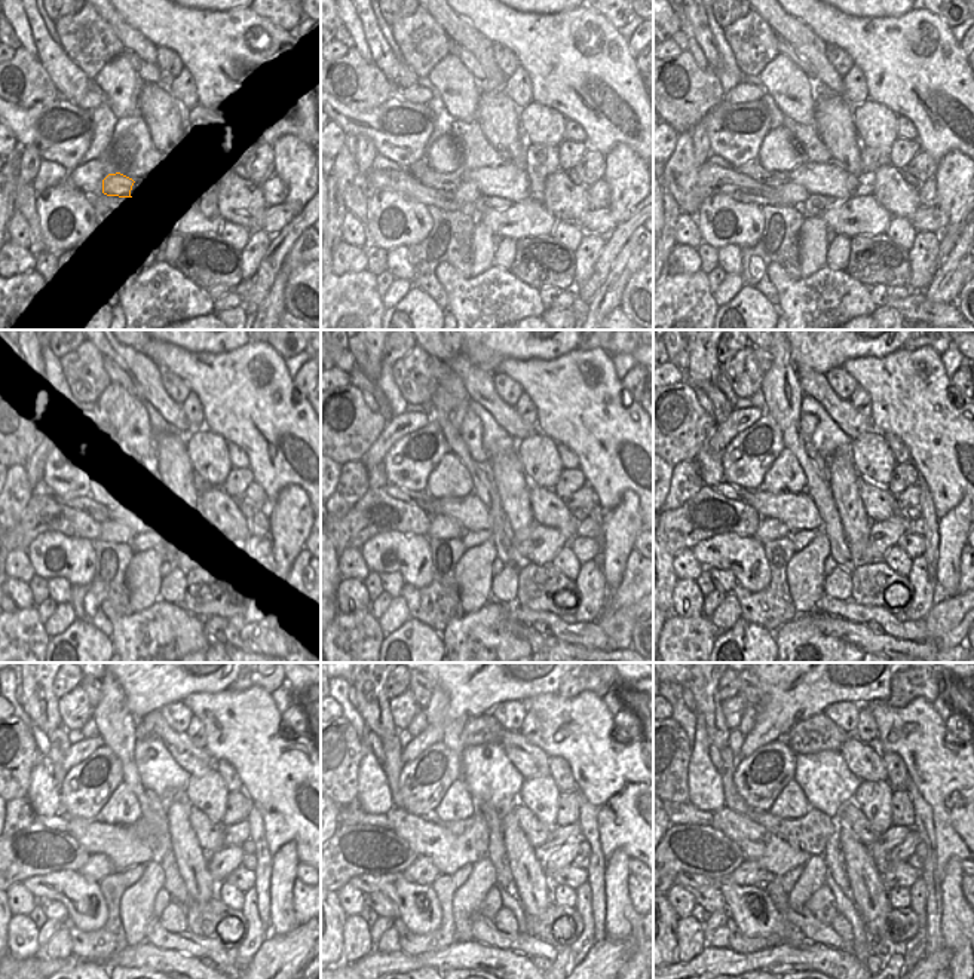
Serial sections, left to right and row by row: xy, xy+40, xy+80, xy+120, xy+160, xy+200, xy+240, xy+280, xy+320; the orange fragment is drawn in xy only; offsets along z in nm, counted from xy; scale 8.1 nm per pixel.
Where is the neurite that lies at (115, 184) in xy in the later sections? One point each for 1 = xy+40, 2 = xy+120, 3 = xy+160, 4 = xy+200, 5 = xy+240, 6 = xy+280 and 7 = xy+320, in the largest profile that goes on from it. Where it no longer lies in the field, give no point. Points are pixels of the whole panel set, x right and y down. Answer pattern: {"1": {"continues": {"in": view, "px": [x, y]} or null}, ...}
{"1": {"continues": {"in": "xy+40", "px": [449, 181]}}, "2": {"continues": {"in": "xy+120", "px": [97, 508]}}, "3": {"continues": {"in": "xy+160", "px": [395, 492]}}, "4": {"continues": {"in": "xy+200", "px": [725, 489]}}, "5": {"continues": {"in": "xy+240", "px": [58, 822]}}, "6": {"continues": {"in": "xy+280", "px": [351, 816]}}, "7": {"continues": {"in": "xy+320", "px": [685, 813]}}}

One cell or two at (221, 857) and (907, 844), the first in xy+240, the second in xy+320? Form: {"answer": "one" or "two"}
{"answer": "one"}

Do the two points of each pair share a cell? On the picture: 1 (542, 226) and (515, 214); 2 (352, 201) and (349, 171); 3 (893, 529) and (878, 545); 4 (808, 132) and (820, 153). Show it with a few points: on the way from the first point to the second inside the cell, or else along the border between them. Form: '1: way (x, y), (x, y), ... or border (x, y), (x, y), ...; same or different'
1: way (536, 220), (521, 219); same
2: way (354, 193), (354, 181), (351, 179); same
3: way (888, 534), (882, 541); same
4: way (808, 137), (815, 149); same

